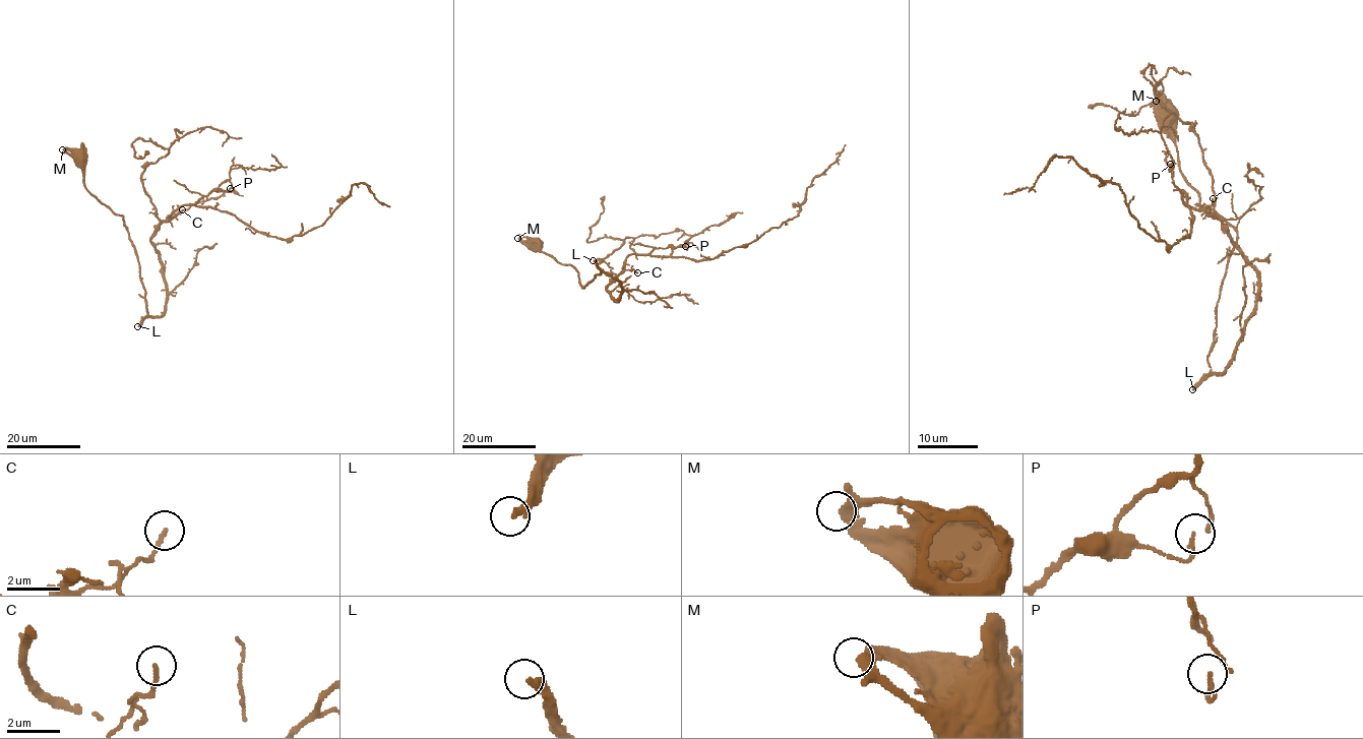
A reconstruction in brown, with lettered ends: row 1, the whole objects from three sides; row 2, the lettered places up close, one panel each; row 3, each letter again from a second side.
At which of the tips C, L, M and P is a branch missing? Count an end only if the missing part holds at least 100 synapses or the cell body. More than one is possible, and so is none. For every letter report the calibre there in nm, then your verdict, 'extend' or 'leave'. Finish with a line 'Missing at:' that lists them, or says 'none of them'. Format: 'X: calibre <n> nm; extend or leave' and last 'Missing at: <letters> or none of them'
C: calibre 150 nm; leave
L: calibre 320 nm; extend
M: calibre 220 nm; leave
P: calibre 90 nm; leave
Missing at: L

